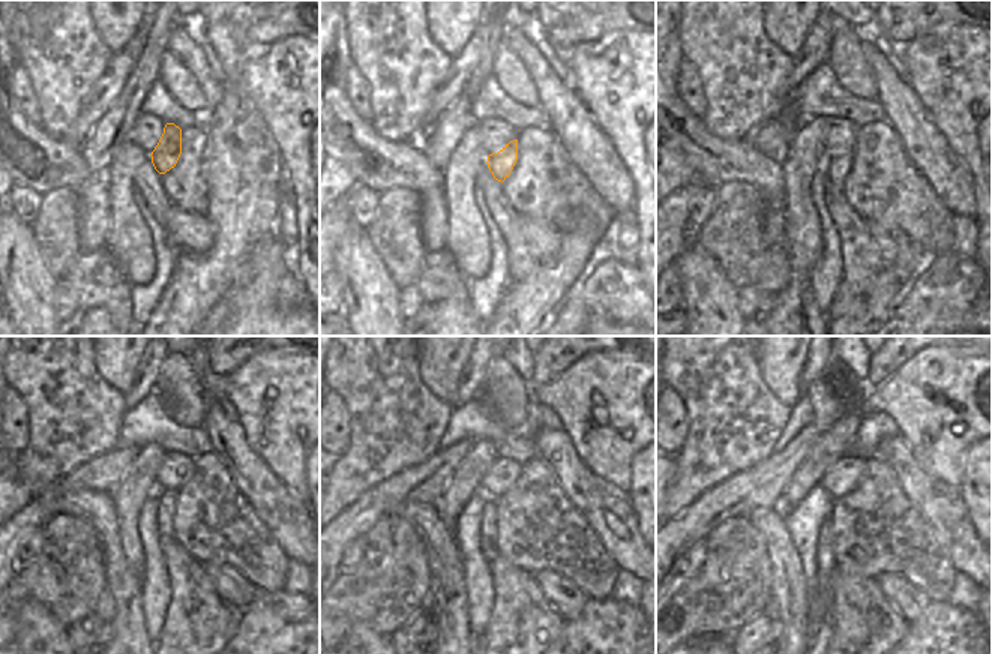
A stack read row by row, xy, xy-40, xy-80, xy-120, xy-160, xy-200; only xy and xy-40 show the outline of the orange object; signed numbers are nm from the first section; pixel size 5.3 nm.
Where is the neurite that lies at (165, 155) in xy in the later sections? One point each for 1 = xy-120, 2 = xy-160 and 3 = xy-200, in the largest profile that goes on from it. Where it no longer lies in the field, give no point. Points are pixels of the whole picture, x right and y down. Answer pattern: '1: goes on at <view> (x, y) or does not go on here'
1: goes on at xy-120 (165, 500)
2: goes on at xy-160 (488, 543)
3: goes on at xy-200 (818, 602)

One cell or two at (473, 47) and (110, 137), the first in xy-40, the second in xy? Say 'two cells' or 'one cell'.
two cells

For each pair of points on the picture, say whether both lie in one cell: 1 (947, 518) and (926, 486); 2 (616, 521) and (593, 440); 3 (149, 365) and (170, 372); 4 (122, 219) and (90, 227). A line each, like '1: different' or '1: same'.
1: same
2: different
3: different
4: different

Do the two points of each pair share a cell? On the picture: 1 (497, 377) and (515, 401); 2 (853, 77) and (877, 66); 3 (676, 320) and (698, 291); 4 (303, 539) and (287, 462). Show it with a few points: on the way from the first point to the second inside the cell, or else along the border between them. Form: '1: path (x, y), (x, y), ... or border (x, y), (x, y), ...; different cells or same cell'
1: path (502, 383), (509, 395); same cell
2: border (859, 42), (874, 77), (875, 98); different cells
3: border (682, 309), (686, 320); different cells
4: border (269, 473), (302, 503); different cells

